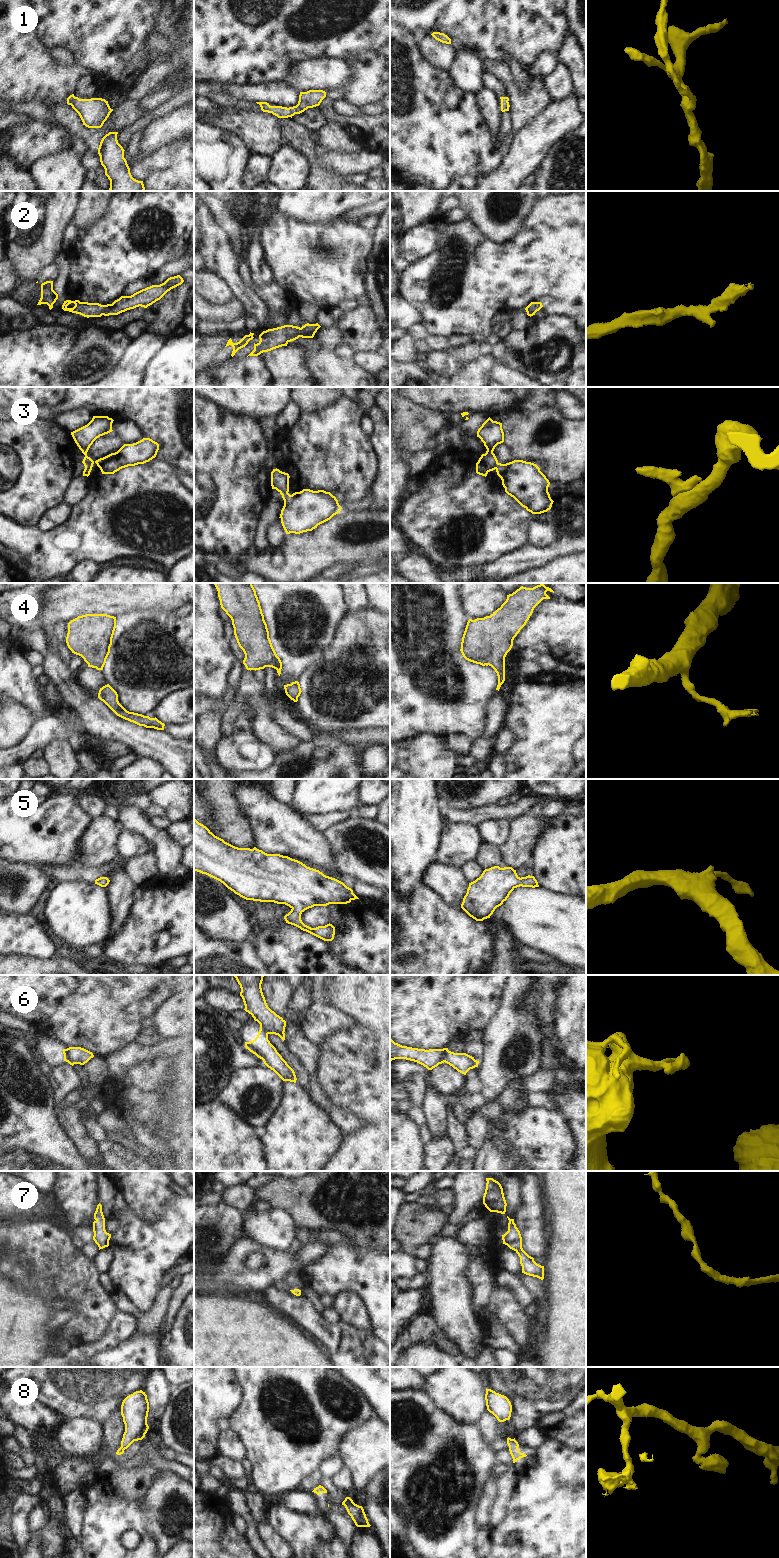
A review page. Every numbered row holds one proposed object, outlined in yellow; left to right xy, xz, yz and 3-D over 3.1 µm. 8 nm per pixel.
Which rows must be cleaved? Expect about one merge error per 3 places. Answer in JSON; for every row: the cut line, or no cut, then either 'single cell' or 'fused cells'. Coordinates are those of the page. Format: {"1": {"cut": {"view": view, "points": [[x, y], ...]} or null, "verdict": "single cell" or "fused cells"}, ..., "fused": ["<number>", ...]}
{"1": {"cut": null, "verdict": "single cell"}, "2": {"cut": null, "verdict": "single cell"}, "3": {"cut": {"view": "xz", "points": [[287, 492], [282, 496]]}, "verdict": "fused cells"}, "4": {"cut": null, "verdict": "single cell"}, "5": {"cut": null, "verdict": "single cell"}, "6": {"cut": {"view": "yz", "points": [[449, 1051], [444, 1061]]}, "verdict": "fused cells"}, "7": {"cut": null, "verdict": "single cell"}, "8": {"cut": null, "verdict": "single cell"}, "fused": ["3", "6"]}

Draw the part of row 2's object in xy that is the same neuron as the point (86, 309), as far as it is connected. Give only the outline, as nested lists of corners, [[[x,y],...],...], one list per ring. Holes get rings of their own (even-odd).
[[[180,275],[168,278],[160,285],[152,285],[142,289],[131,296],[121,296],[112,304],[101,305],[99,303],[80,302],[79,300],[66,300],[62,305],[64,311],[80,314],[84,317],[101,317],[109,315],[118,315],[136,307],[152,305],[160,300],[168,291],[181,285],[184,282]]]

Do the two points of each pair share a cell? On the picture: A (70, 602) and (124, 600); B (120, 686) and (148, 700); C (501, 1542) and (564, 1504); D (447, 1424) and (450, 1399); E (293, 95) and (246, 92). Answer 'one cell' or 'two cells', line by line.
A: one cell
B: one cell
C: one cell
D: two cells
E: one cell

